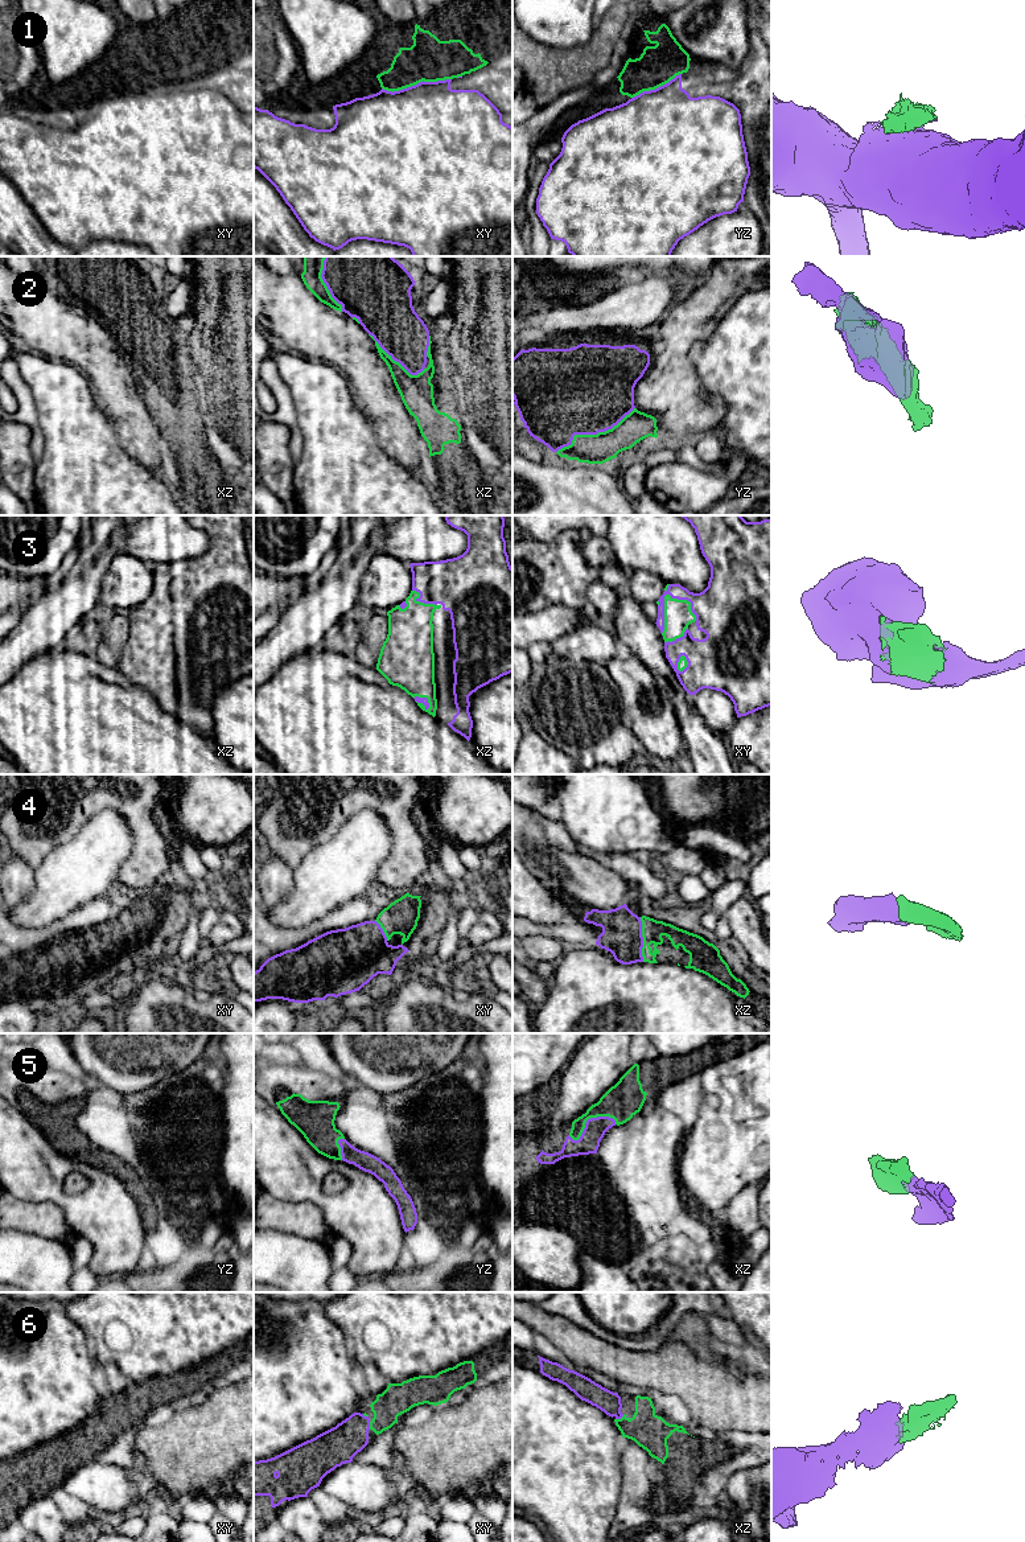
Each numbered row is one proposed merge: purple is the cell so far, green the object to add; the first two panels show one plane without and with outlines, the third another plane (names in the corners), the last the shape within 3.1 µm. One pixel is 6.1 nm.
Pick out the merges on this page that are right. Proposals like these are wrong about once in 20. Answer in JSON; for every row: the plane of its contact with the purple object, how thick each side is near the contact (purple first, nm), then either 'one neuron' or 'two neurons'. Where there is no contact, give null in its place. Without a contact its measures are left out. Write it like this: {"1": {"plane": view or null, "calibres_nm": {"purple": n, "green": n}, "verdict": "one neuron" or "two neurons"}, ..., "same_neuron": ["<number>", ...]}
{"1": {"plane": "xy", "calibres_nm": {"purple": 500, "green": 260}, "verdict": "two neurons"}, "2": {"plane": "yz", "calibres_nm": {"purple": 500, "green": 180}, "verdict": "one neuron"}, "3": {"plane": "xy", "calibres_nm": {"purple": 170, "green": 170}, "verdict": "one neuron"}, "4": {"plane": "xz", "calibres_nm": {"purple": 240, "green": 130}, "verdict": "one neuron"}, "5": {"plane": "xz", "calibres_nm": {"purple": 130, "green": 220}, "verdict": "one neuron"}, "6": {"plane": "xz", "calibres_nm": {"purple": 140, "green": 220}, "verdict": "one neuron"}, "same_neuron": ["2", "3", "4", "5", "6"]}

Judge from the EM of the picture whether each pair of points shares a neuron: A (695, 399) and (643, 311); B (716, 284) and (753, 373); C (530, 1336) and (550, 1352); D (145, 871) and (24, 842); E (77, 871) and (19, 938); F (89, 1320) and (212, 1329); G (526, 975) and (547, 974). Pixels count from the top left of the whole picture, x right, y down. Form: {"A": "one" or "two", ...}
{"A": "two", "B": "two", "C": "one", "D": "one", "E": "two", "F": "one", "G": "two"}

